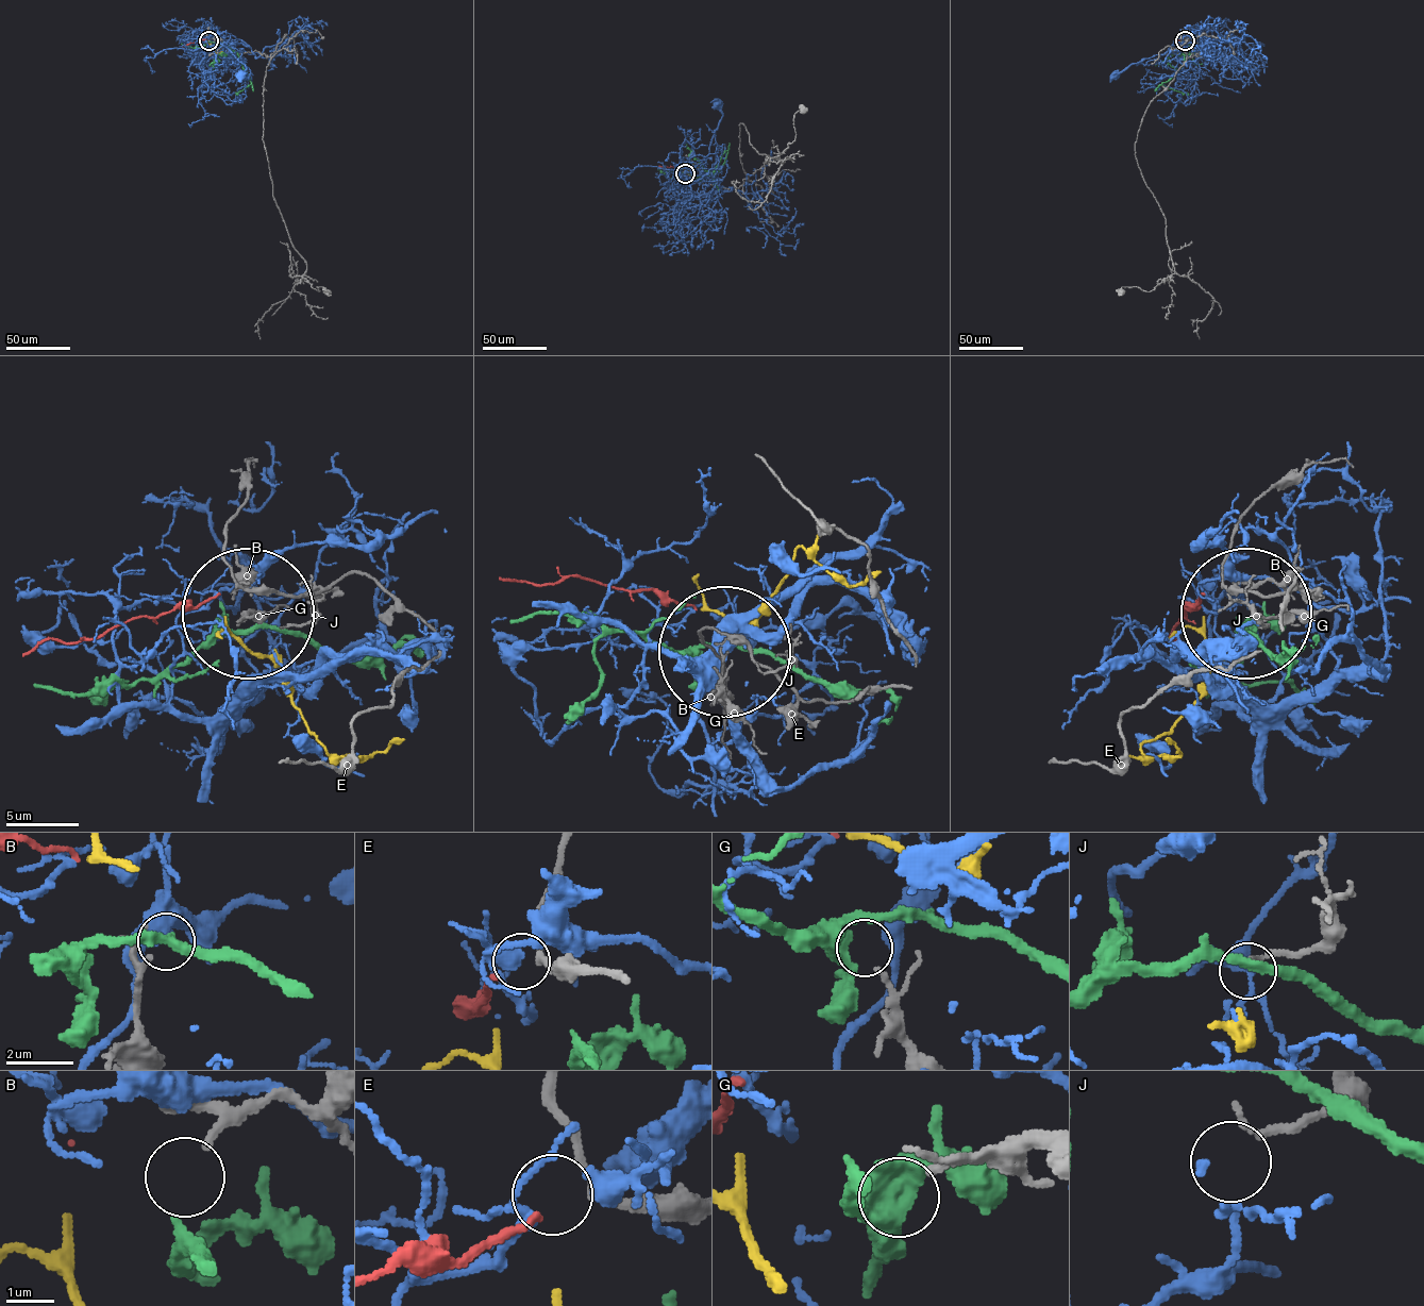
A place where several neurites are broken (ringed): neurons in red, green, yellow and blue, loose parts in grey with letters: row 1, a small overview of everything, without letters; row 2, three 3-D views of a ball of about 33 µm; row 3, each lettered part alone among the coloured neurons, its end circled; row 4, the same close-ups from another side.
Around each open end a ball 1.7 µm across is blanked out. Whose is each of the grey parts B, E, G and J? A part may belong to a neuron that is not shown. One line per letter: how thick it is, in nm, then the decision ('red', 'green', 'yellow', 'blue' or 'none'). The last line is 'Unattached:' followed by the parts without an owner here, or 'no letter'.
B: 130 nm thick; green
E: 180 nm thick; red
G: 110 nm thick; none
J: 200 nm thick; blue
Unattached: G

